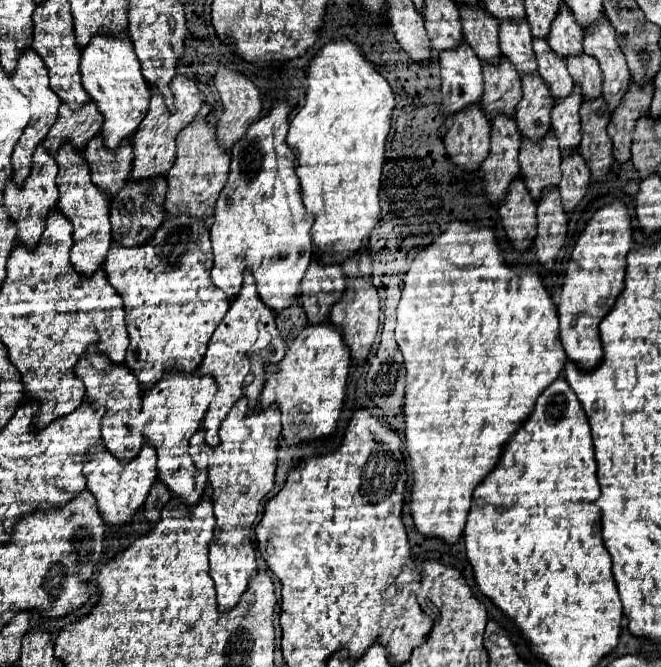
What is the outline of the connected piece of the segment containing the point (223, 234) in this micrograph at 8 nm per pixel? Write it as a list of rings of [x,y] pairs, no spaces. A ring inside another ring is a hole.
[[[279,99],[271,105],[269,113],[251,123],[245,137],[231,147],[231,173],[227,185],[219,193],[215,205],[215,217],[211,225],[211,243],[215,263],[211,269],[213,283],[233,299],[243,283],[243,271],[249,269],[255,275],[259,297],[273,311],[281,311],[293,303],[293,297],[299,295],[299,283],[303,273],[313,257],[311,243],[311,227],[313,215],[303,207],[303,195],[299,191],[299,177],[295,175],[295,153],[287,147],[287,131],[289,131],[289,113],[291,107],[285,99]]]

